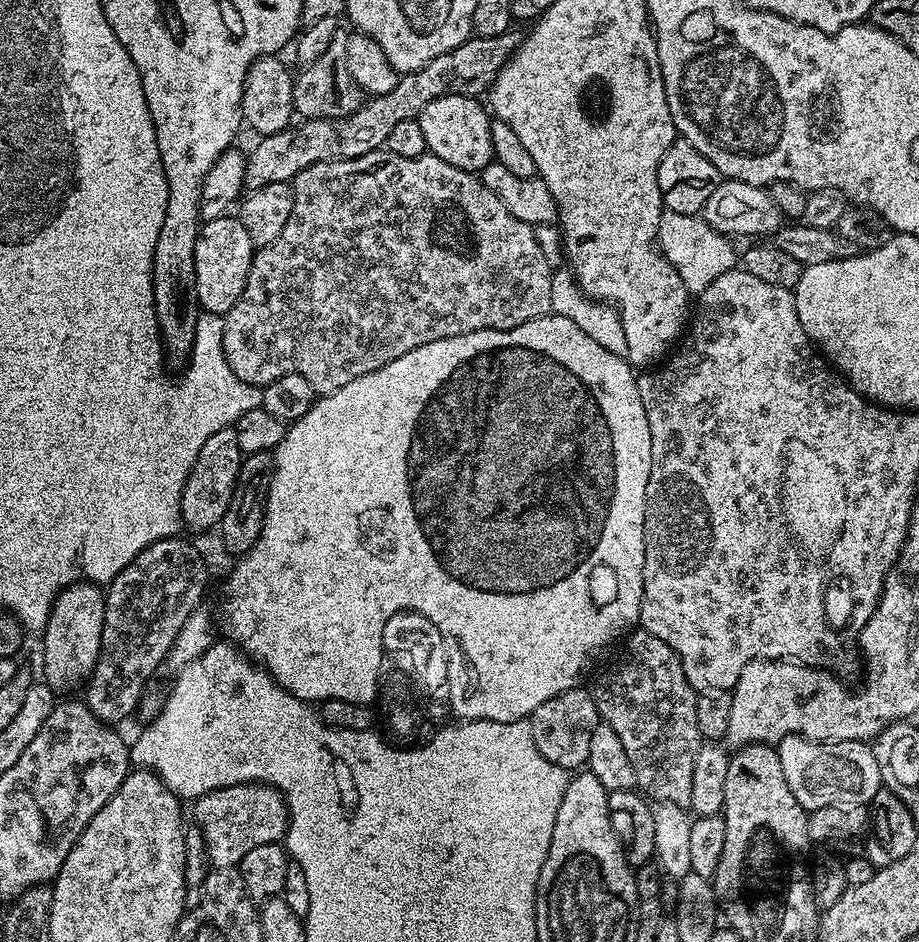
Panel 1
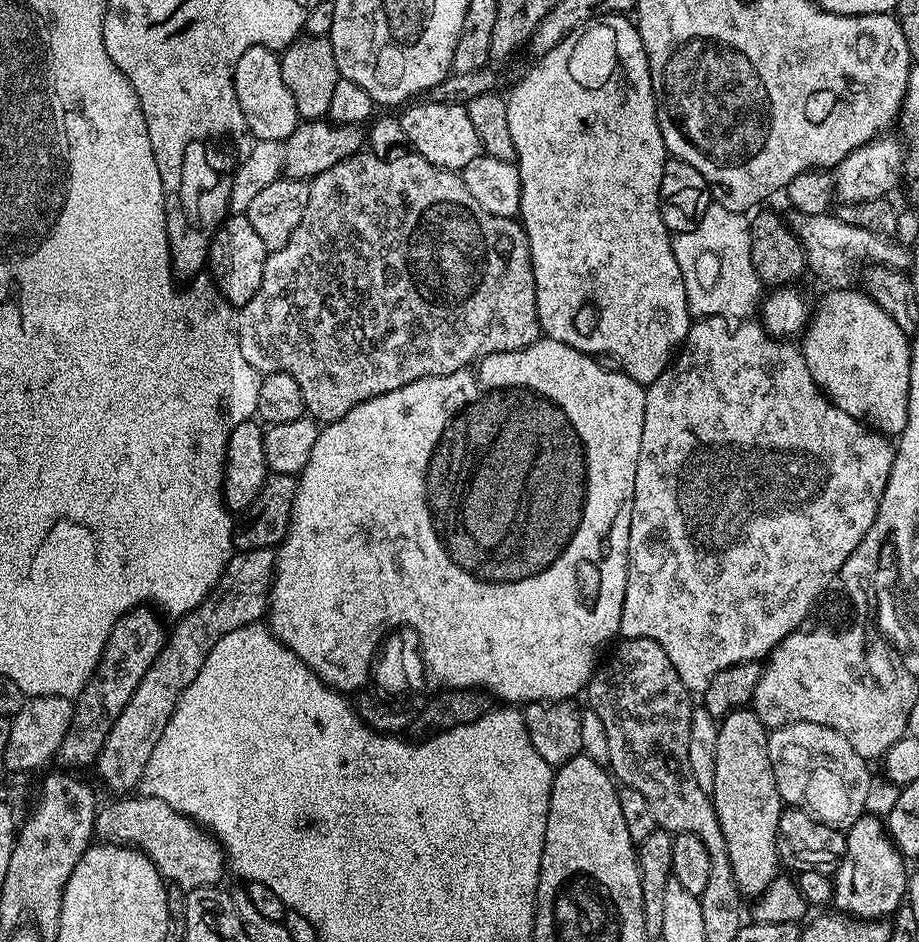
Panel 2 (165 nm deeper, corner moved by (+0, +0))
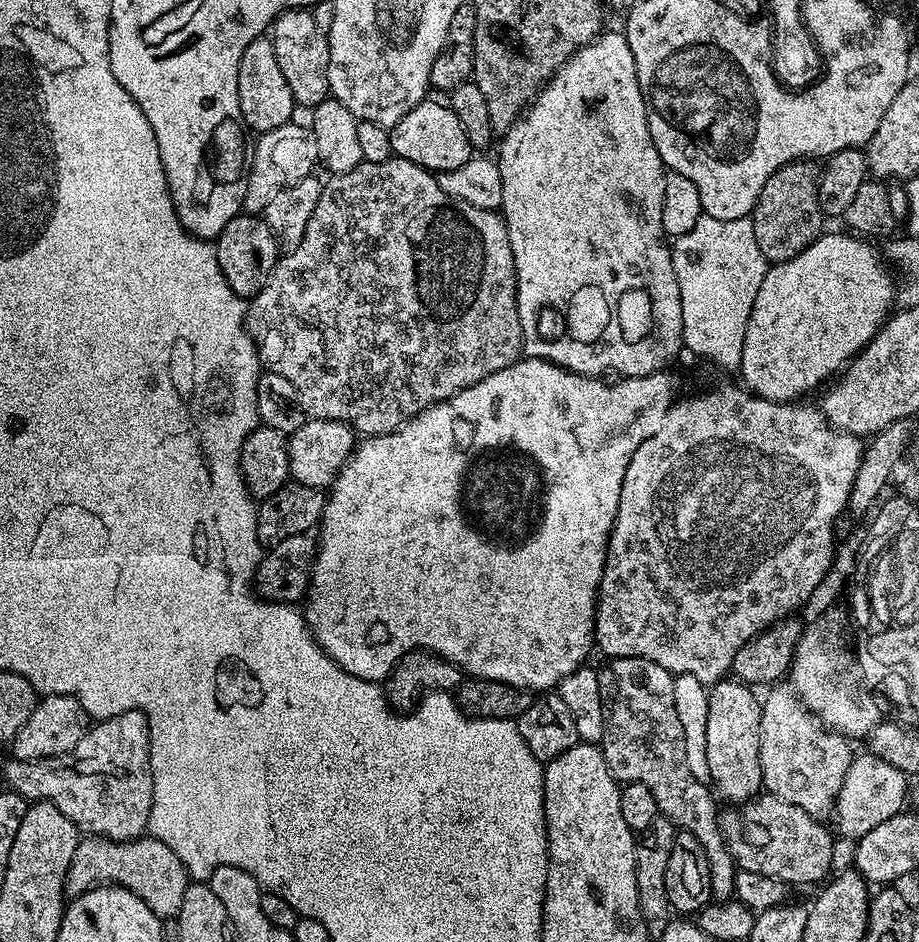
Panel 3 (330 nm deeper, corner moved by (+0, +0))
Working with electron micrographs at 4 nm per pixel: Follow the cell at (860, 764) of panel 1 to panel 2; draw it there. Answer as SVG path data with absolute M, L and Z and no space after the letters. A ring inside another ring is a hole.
M799 720L797 724L777 728L769 735L768 753L778 794L788 808L799 808L818 822L841 830L851 828L859 816L865 815L867 808L864 807L868 804L868 791L872 788L872 776L868 773L869 761L860 756L858 750L850 746L848 739L838 734L838 730Z

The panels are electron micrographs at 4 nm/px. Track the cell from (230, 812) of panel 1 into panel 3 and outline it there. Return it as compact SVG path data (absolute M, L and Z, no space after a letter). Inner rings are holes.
M145 834L138 840L123 842L85 835L78 850L74 850L74 858L70 862L66 892L69 897L75 898L101 886L128 888L138 898L142 898L146 906L150 906L155 916L172 918L180 911L189 883L189 874L174 850L154 839L151 834Z

